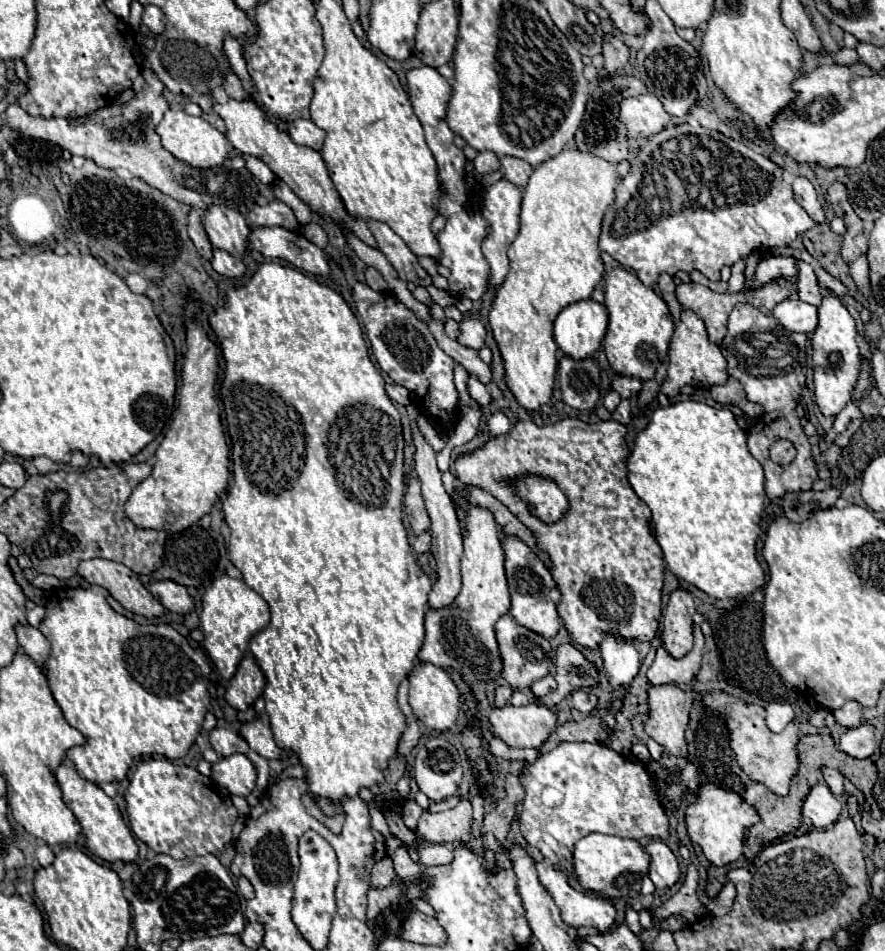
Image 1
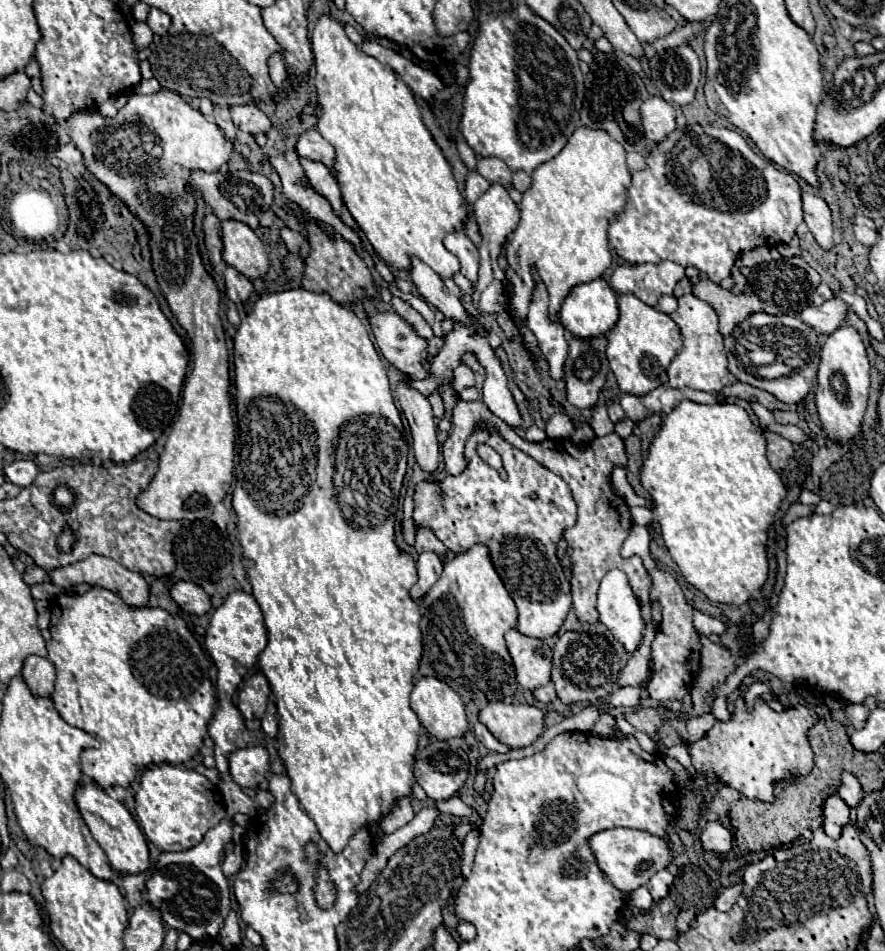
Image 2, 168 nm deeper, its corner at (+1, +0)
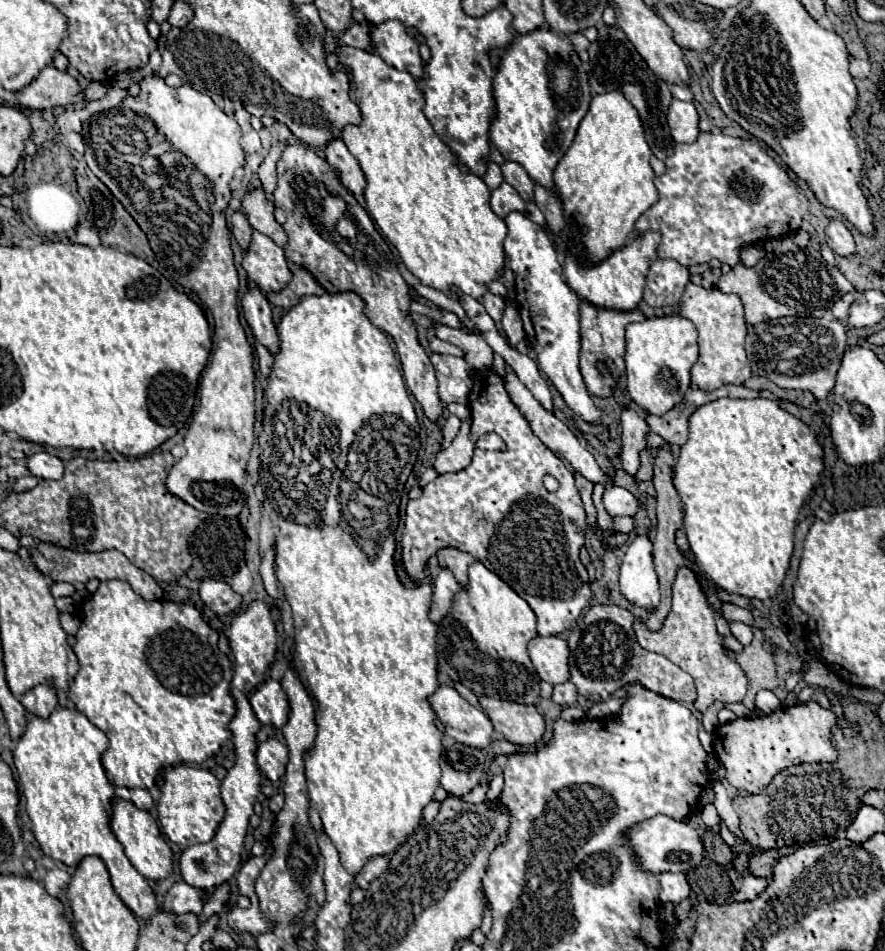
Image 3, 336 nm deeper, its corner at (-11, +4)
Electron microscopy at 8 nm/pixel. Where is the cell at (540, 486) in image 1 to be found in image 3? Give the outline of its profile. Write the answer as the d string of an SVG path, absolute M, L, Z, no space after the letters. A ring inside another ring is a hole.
M494 370L472 372L474 386L470 392L468 408L472 414L472 428L470 440L476 442L478 436L484 432L496 432L506 442L504 452L486 452L474 448L472 464L454 474L440 474L436 480L424 486L420 498L410 500L406 508L406 526L402 536L402 562L406 572L412 580L422 580L424 566L430 556L436 554L438 548L454 546L472 554L492 572L496 572L508 586L512 586L534 610L538 618L538 634L550 636L570 630L582 610L590 602L590 586L588 586L588 572L584 564L578 560L580 546L584 544L586 534L586 514L582 506L582 498L574 484L574 474L564 466L564 462L546 448L540 438L530 430L526 418L518 412L518 408L510 402L504 382ZM550 474L560 482L560 488L550 494L544 490L542 478Z

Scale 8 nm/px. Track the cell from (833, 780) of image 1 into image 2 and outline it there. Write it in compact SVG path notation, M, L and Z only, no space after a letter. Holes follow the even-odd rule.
M844 772L842 774L842 784L838 788L838 796L850 806L850 808L856 808L862 800L862 788L860 788L860 782L850 774L850 772Z

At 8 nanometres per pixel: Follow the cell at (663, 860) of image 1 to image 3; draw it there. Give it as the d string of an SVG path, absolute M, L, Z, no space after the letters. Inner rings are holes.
M664 872L658 876L660 882L660 900L678 904L688 898L690 886L686 882L684 872Z

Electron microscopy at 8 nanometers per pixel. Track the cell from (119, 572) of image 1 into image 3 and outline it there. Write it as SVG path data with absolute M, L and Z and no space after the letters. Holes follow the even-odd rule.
M40 542L36 550L32 550L32 560L34 566L52 582L68 582L68 584L86 584L90 578L98 580L124 580L132 586L136 594L140 594L144 600L160 600L162 598L162 588L156 584L152 576L148 576L144 570L136 568L122 552L118 550L108 550L108 552L72 552L48 542Z

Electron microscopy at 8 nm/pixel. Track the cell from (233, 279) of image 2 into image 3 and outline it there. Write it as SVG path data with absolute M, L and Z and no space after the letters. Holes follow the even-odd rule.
M250 284L248 292L242 296L240 302L242 302L244 318L252 328L254 336L258 338L258 342L264 344L272 354L278 352L278 336L276 336L276 326L272 322L272 308L264 292L258 286Z

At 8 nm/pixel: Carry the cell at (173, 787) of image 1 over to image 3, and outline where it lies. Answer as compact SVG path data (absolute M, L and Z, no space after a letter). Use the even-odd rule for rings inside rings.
M186 764L164 770L160 800L156 804L162 832L180 848L204 844L214 838L214 832L224 818L224 804L220 798L220 780L202 768L190 768Z

